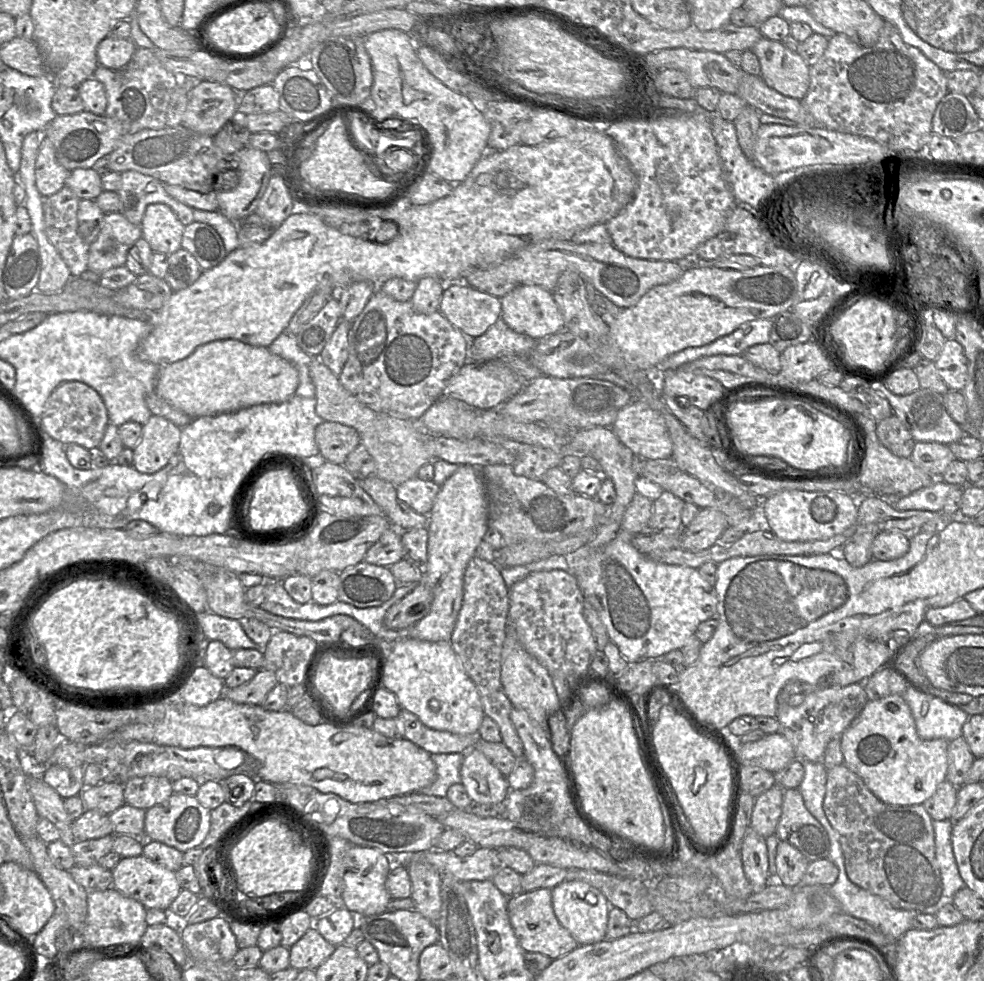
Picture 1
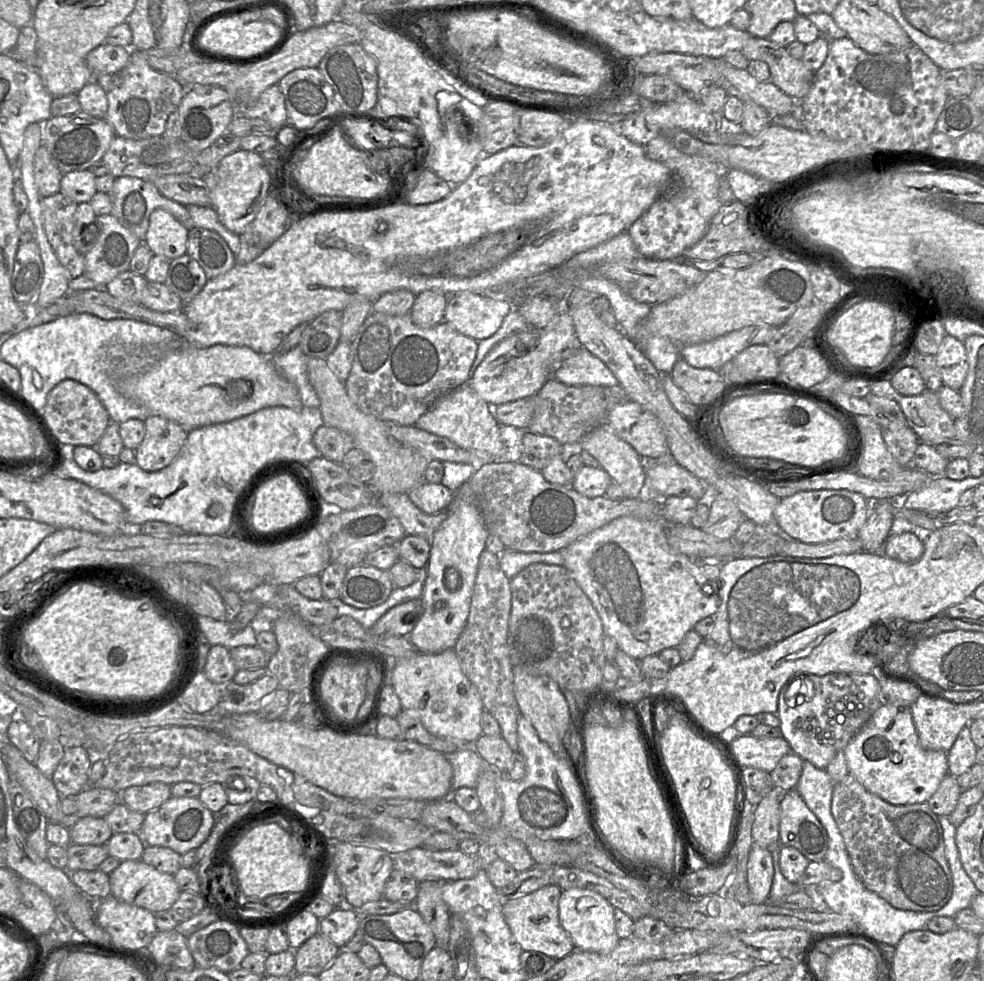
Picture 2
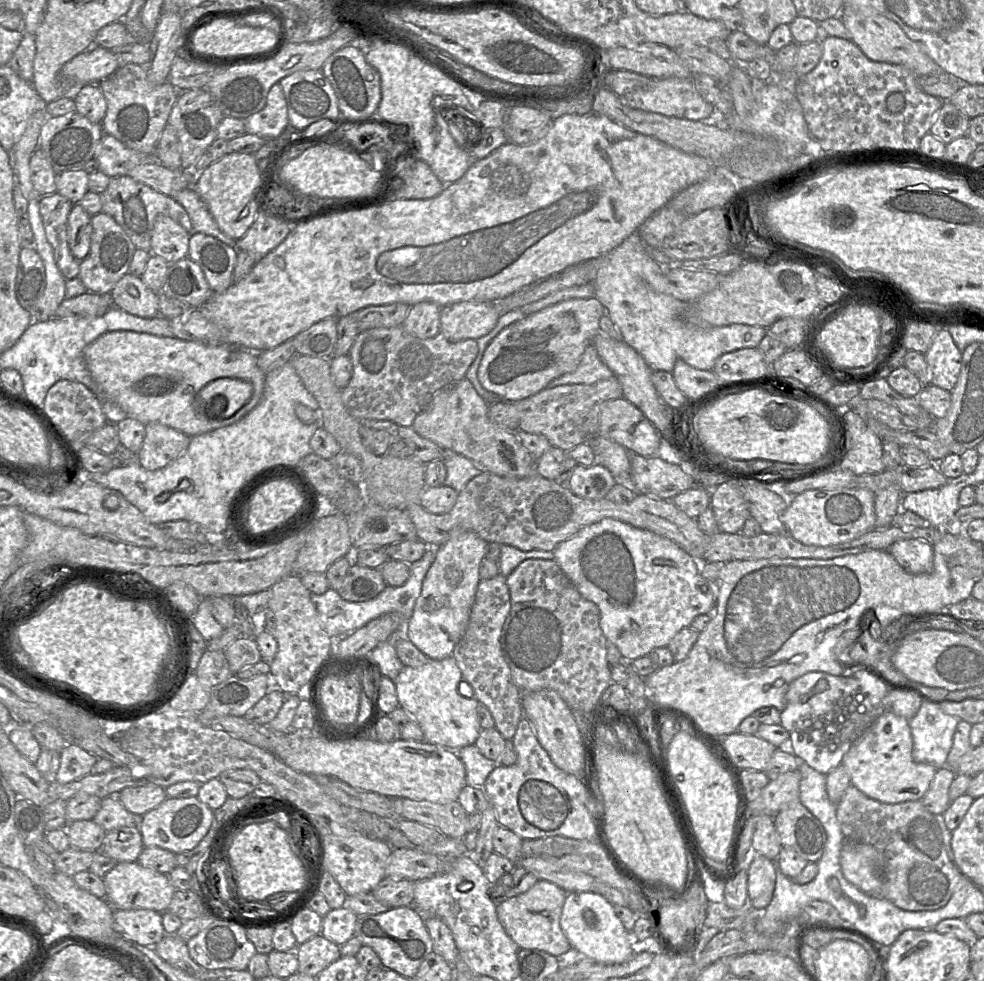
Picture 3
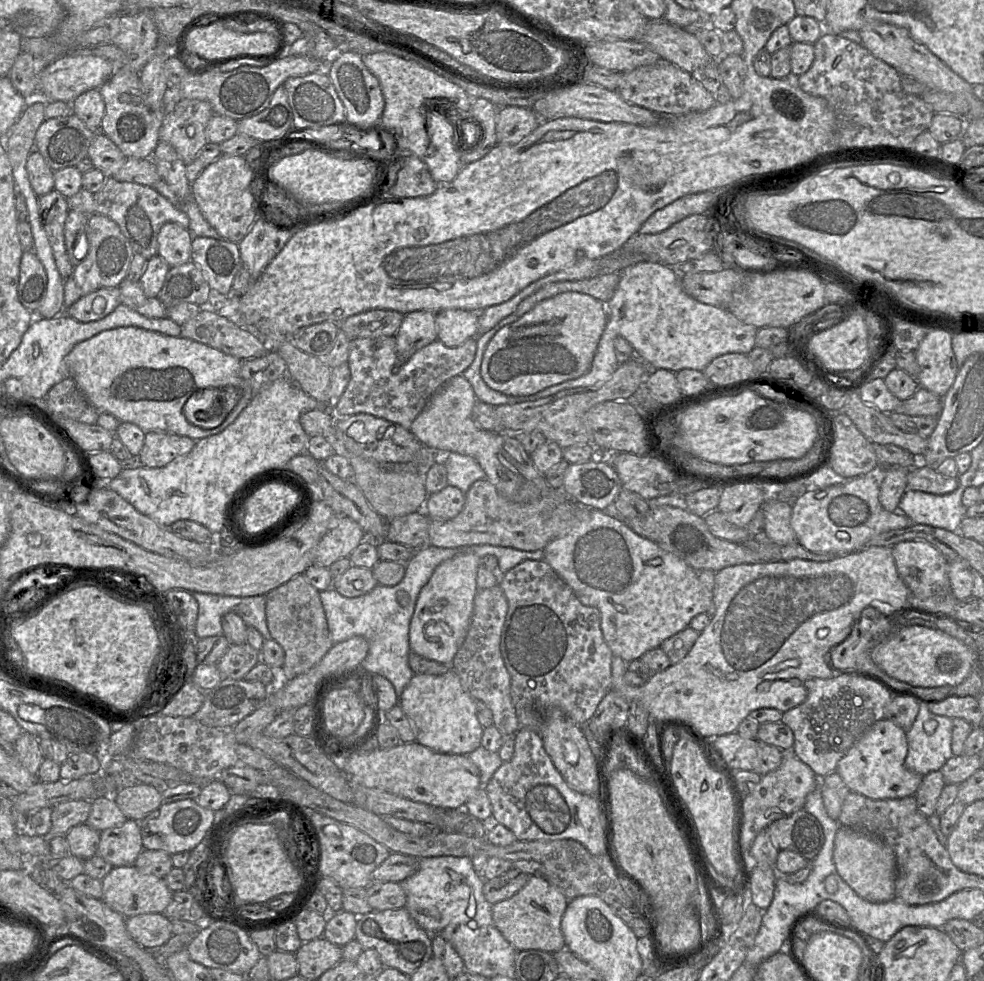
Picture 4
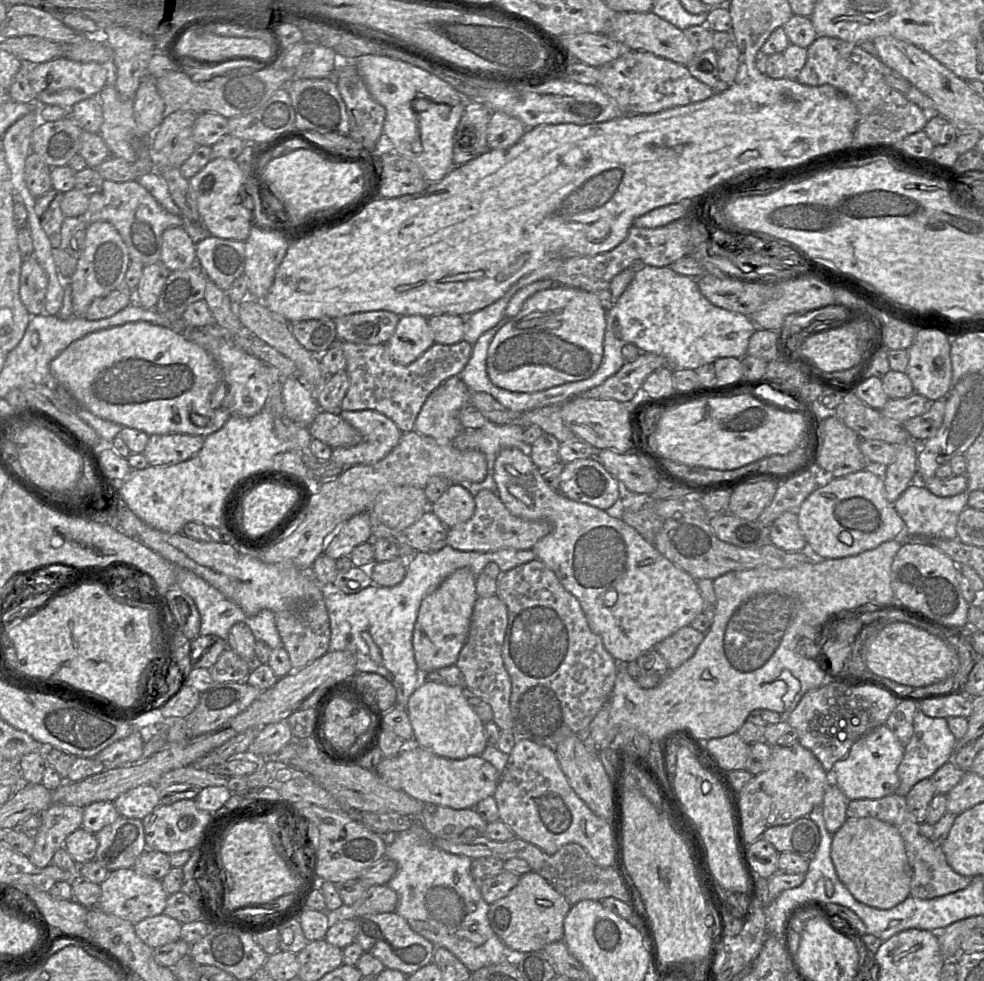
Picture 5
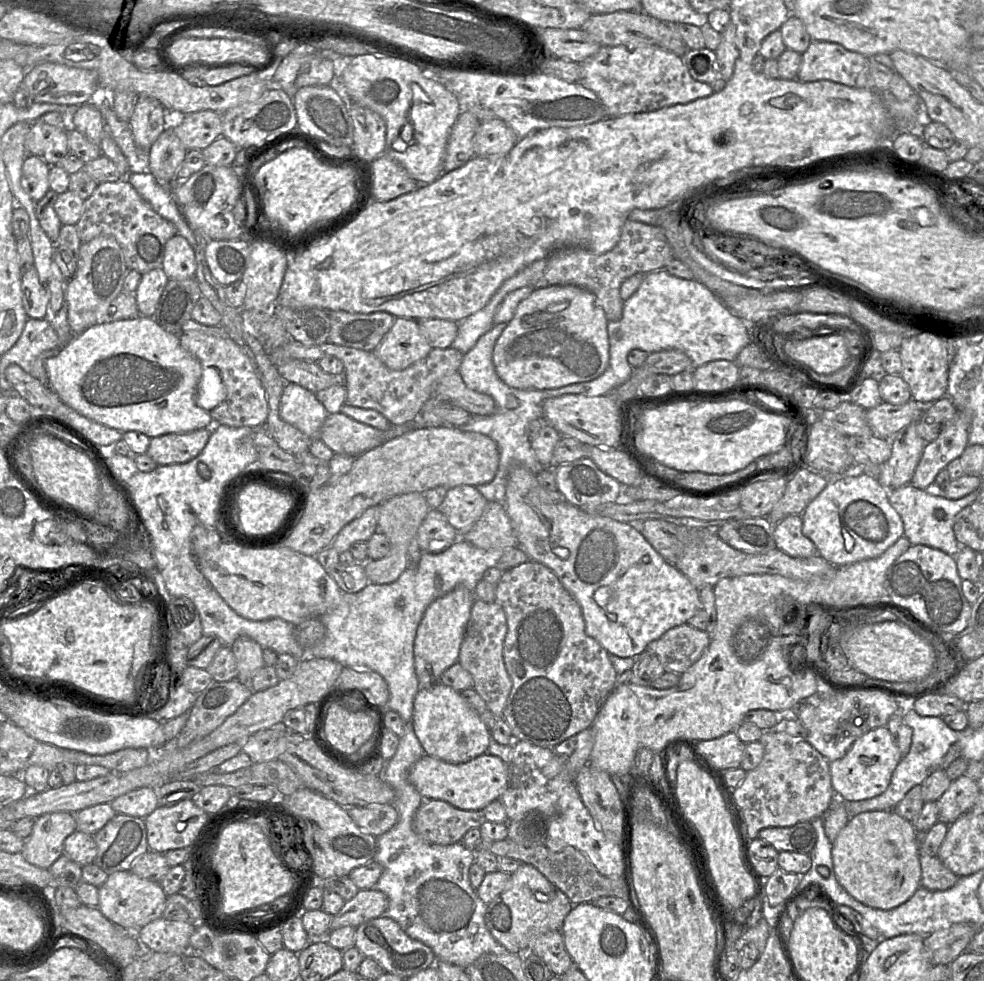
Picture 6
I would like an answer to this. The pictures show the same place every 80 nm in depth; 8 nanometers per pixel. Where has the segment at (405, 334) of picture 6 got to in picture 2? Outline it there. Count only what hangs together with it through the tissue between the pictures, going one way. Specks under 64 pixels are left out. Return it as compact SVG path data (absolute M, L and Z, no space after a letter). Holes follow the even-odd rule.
M434 290L416 295L409 313L412 322L420 328L431 328L444 321L447 297Z

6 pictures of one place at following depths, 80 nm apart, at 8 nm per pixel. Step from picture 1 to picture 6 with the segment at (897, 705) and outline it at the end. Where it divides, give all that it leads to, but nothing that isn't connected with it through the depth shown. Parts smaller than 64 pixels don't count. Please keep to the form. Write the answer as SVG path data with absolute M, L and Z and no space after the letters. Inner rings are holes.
M886 726L870 730L856 739L843 757L829 763L836 796L844 801L858 801L882 794L901 759L902 754Z

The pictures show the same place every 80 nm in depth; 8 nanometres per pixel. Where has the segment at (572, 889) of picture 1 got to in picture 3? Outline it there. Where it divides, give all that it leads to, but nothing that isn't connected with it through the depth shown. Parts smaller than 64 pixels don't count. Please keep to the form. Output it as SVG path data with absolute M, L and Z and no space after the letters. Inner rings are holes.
M571 892L566 894L560 917L561 929L568 939L572 949L572 956L586 956L598 964L621 964L629 960L636 952L636 944L615 915L613 905L603 896L589 892Z

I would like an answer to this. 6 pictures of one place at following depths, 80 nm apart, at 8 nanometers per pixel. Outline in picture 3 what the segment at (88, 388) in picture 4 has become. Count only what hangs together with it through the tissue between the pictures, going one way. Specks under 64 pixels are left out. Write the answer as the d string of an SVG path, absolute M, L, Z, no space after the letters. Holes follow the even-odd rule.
M123 330L123 331L112 331L112 332L107 332L107 333L104 333L104 334L102 334L102 335L101 335L101 336L99 336L99 337L98 337L98 338L97 338L97 339L95 339L95 340L94 340L94 341L93 341L93 342L91 342L91 343L90 343L90 344L88 344L88 345L87 345L87 346L86 346L86 347L85 347L85 349L84 349L84 352L83 352L83 354L84 354L84 359L85 359L85 362L86 362L86 365L87 365L87 368L88 368L88 370L89 370L89 372L90 372L90 374L91 374L91 376L92 376L92 378L93 378L93 380L94 380L94 382L95 382L95 384L96 384L96 386L97 386L97 388L98 388L98 392L99 392L99 394L100 394L100 396L101 396L101 397L102 397L102 398L103 398L103 399L104 399L104 400L106 400L106 401L111 401L111 402L112 402L112 403L114 403L114 404L116 404L116 405L117 405L117 406L118 406L118 407L120 407L120 408L121 408L121 409L122 409L122 410L123 410L123 411L124 411L124 412L125 412L125 413L126 413L126 414L127 414L127 417L129 417L129 418L133 418L133 419L136 419L136 420L138 420L138 421L140 421L140 422L141 422L141 423L143 423L143 424L144 424L144 425L146 425L146 424L148 424L148 423L160 423L160 424L163 424L163 425L166 425L166 426L168 426L168 427L171 427L171 428L173 428L173 429L176 429L176 430L178 430L178 431L180 431L180 432L183 432L183 433L184 433L184 434L186 434L186 435L188 435L188 436L190 436L190 437L194 437L194 436L197 436L197 435L201 435L201 434L204 434L204 433L207 433L207 432L210 432L210 431L212 431L212 430L215 430L215 429L218 429L218 428L222 428L222 427L226 427L226 426L229 426L229 425L232 425L232 424L234 424L234 423L235 423L235 422L237 422L237 421L239 421L239 420L240 420L240 419L241 419L241 418L243 418L243 417L244 417L244 416L245 416L245 415L247 415L247 414L248 414L248 413L249 413L249 412L250 412L250 411L252 411L252 410L253 410L253 409L254 409L254 408L255 408L255 407L256 407L256 406L257 406L257 405L258 405L258 403L259 403L259 402L260 402L260 400L261 400L261 398L262 398L262 395L263 395L263 391L264 391L264 385L265 385L265 380L266 380L266 375L267 375L267 374L266 374L266 373L264 373L264 372L263 372L263 371L262 371L262 370L261 370L261 369L260 369L260 368L259 368L259 367L258 367L258 364L257 364L257 360L258 360L258 354L257 354L257 353L256 353L256 352L252 352L252 351L249 351L249 350L246 350L246 349L243 349L243 348L239 348L239 347L236 347L236 346L209 346L209 345L205 345L205 344L201 344L201 343L197 343L197 342L193 342L193 341L185 341L185 340L181 340L181 339L178 339L178 338L176 338L176 337L173 337L173 338L169 338L169 337L159 337L159 336L156 336L156 335L152 335L152 334L148 334L148 333L138 333L138 332L133 332L133 331L124 331L124 330ZM221 378L233 378L233 379L241 379L241 380L245 380L245 381L248 381L248 382L250 382L250 383L251 383L251 385L252 385L252 387L253 387L253 393L252 393L252 396L251 396L251 397L250 397L250 399L249 399L249 400L248 400L248 402L247 402L247 403L246 403L246 404L245 404L245 405L244 405L244 406L242 406L242 407L241 407L241 408L240 408L240 409L239 409L239 410L238 410L238 411L237 411L237 412L236 412L236 413L235 413L235 414L234 414L234 415L233 415L233 416L231 416L231 417L229 417L229 418L226 418L226 419L212 419L212 418L209 418L209 417L208 417L208 416L207 416L207 415L206 415L206 411L207 411L207 409L208 409L208 406L209 406L209 405L210 405L210 403L208 403L208 405L207 405L207 408L206 408L206 410L205 410L205 411L202 411L202 409L201 409L201 407L200 407L200 406L199 406L199 405L197 405L197 402L196 402L196 395L197 395L197 393L198 393L198 392L199 392L199 391L200 391L200 390L201 390L201 389L202 389L202 388L204 388L204 387L205 387L205 386L206 386L206 385L207 385L207 384L209 384L209 383L210 383L210 382L212 382L212 381L215 381L215 380L217 380L217 379L221 379Z

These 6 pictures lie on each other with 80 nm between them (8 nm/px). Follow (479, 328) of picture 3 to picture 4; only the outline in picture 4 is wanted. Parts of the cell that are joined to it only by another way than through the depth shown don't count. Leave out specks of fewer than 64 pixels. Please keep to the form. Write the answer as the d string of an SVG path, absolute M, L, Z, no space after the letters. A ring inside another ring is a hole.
M447 309L435 314L437 340L447 347L457 347L478 335L478 313Z

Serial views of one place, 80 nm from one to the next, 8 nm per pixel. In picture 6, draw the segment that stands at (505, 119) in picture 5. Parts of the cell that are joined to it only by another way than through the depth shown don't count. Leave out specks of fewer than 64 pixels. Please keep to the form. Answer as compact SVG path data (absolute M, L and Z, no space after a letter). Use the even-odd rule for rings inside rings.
M482 121L474 136L475 156L502 156L517 143L518 137L504 121Z

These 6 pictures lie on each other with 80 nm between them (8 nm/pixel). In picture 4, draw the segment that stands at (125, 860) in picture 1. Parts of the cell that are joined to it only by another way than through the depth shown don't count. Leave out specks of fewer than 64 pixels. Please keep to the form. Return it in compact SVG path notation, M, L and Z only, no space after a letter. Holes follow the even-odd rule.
M134 865L113 867L101 881L102 900L125 918L139 914L163 913L173 895L164 878L141 872Z

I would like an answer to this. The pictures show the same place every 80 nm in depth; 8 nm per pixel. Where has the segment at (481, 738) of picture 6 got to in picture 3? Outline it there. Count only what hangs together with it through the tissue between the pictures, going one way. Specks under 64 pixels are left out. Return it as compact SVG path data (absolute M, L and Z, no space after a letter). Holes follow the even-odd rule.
M452 655L430 660L419 667L404 666L394 679L399 706L416 720L423 731L424 740L452 750L475 744L482 730L477 715L479 701L475 693L472 697L459 693L462 679Z

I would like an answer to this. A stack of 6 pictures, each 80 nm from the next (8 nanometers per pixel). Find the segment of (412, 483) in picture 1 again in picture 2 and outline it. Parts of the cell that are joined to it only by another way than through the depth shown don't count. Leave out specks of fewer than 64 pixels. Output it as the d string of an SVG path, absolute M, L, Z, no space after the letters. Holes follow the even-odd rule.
M423 482L407 494L410 500L427 514L445 511L454 499L454 493L441 483Z

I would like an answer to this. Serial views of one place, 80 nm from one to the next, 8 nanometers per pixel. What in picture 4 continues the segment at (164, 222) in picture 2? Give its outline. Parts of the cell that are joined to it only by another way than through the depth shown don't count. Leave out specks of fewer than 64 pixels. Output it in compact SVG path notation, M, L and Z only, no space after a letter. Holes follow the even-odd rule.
M174 222L162 225L157 236L158 256L170 267L191 260L191 237L188 229Z

